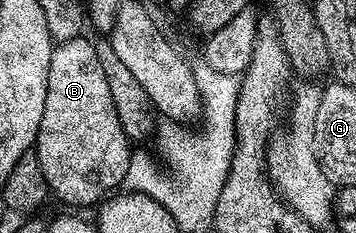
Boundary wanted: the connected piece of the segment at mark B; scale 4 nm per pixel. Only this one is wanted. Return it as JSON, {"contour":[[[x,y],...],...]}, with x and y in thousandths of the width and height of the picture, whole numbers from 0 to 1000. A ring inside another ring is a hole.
{"contour":[[[228,155],[154,189],[143,206],[135,408],[124,425],[124,511],[112,511],[101,652],[112,682],[112,734],[124,734],[132,815],[149,841],[154,828],[185,880],[272,884],[289,850],[323,824],[317,811],[329,794],[340,798],[351,781],[360,700],[371,670],[371,614],[348,579],[337,511],[326,511],[326,455],[315,446],[315,408],[303,395],[303,339],[292,339],[292,288],[281,288],[264,176],[242,172],[239,155]]]}

